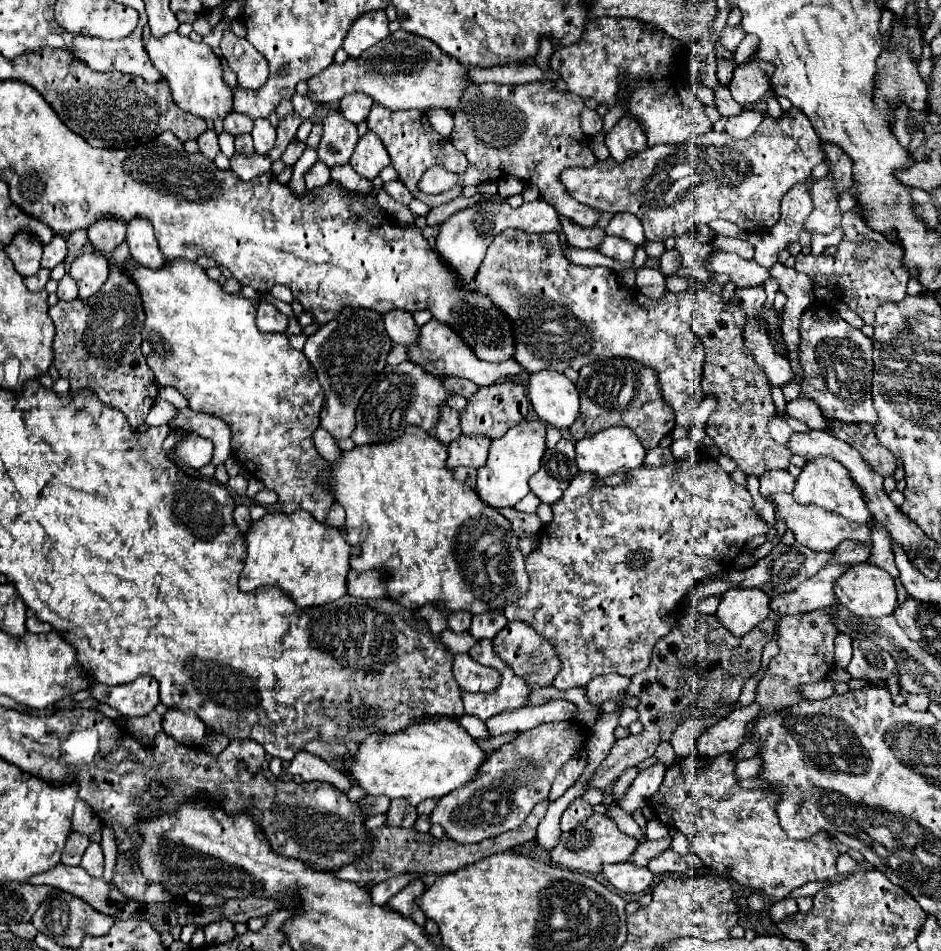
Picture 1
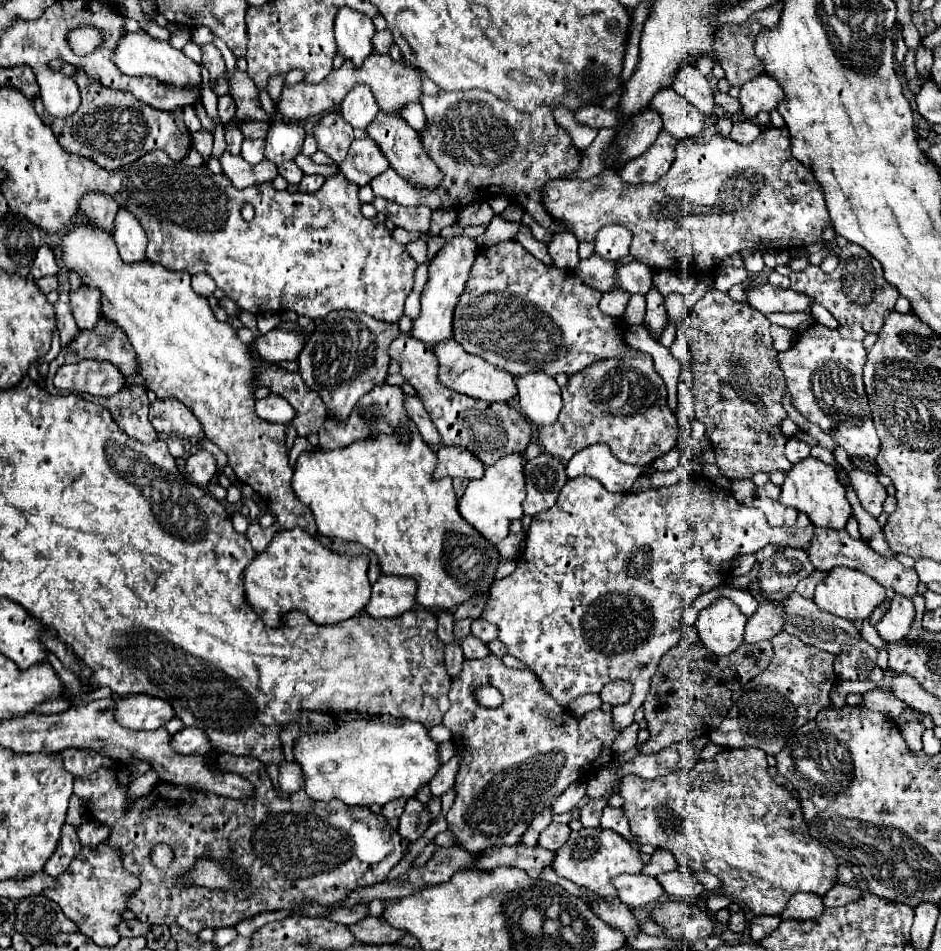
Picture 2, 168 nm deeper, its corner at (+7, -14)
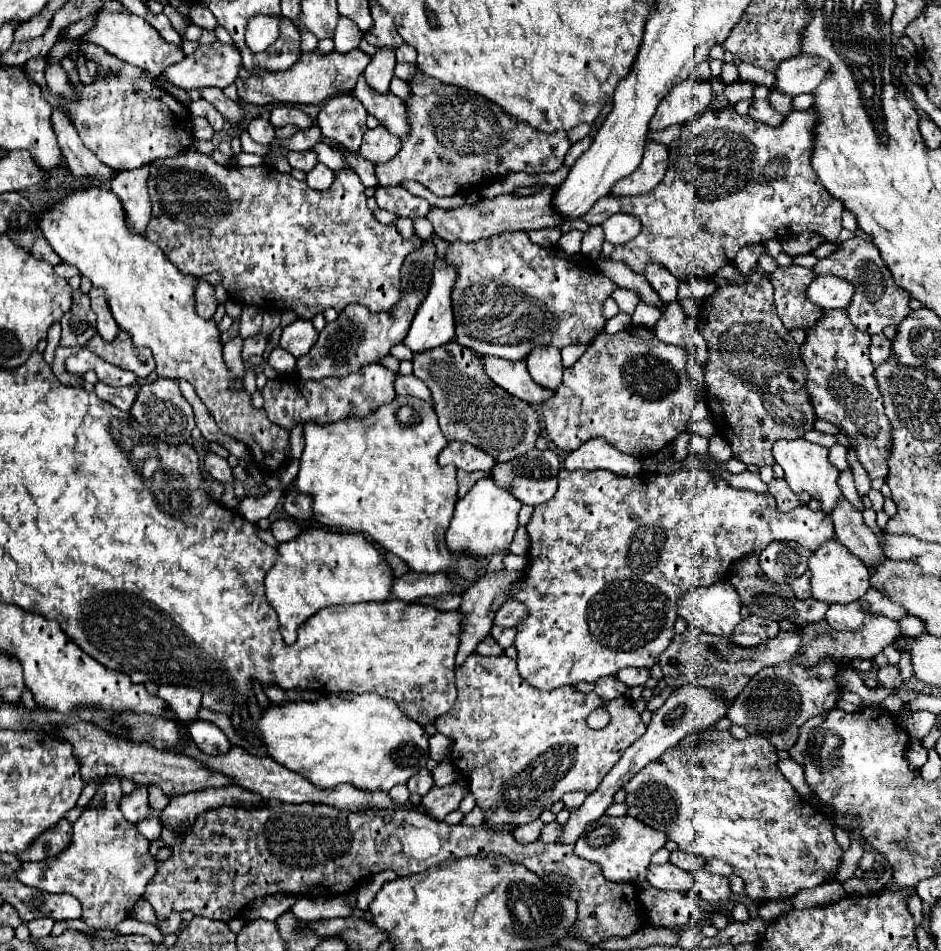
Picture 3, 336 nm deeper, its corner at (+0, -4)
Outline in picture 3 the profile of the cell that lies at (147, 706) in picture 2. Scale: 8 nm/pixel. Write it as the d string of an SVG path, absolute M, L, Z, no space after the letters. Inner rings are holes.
M160 685L156 695L166 703L166 709L174 719L180 719L184 725L196 719L200 707L200 691L182 689L174 685Z

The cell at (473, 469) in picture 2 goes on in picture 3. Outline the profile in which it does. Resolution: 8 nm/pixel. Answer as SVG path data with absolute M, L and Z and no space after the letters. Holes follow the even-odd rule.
M452 441L442 449L442 453L438 455L438 463L454 465L464 471L484 471L484 473L490 473L490 469L496 465L496 461L482 449L458 441Z

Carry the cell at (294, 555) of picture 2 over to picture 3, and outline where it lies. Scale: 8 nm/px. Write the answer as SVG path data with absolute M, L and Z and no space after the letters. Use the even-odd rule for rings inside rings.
M306 529L300 537L278 545L278 557L266 573L266 597L280 621L286 645L296 643L296 629L318 609L330 605L352 605L360 601L386 601L390 597L392 569L378 547L362 533L330 529Z

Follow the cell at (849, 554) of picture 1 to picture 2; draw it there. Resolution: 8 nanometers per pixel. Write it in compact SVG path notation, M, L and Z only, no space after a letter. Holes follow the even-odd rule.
M813 571L809 577L805 577L801 583L797 583L795 591L801 595L801 597L813 597L813 591L815 587L825 579L825 573L823 571Z

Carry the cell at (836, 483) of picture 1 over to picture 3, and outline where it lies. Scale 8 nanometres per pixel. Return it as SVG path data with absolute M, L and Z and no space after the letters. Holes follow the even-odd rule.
M794 439L794 441L776 441L774 459L776 463L784 469L784 479L788 481L790 489L794 493L806 491L812 499L816 499L822 505L824 513L832 513L834 507L844 499L842 489L838 485L840 471L828 461L828 449L816 443L808 443L804 439Z

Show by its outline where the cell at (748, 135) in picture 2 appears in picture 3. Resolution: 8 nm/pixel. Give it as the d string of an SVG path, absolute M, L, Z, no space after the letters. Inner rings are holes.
M768 99L754 101L754 103L750 105L750 113L748 113L748 115L750 115L756 123L764 123L764 125L770 125L770 127L776 127L776 125L780 125L780 123L784 121L784 115L776 113L776 111L770 107Z

